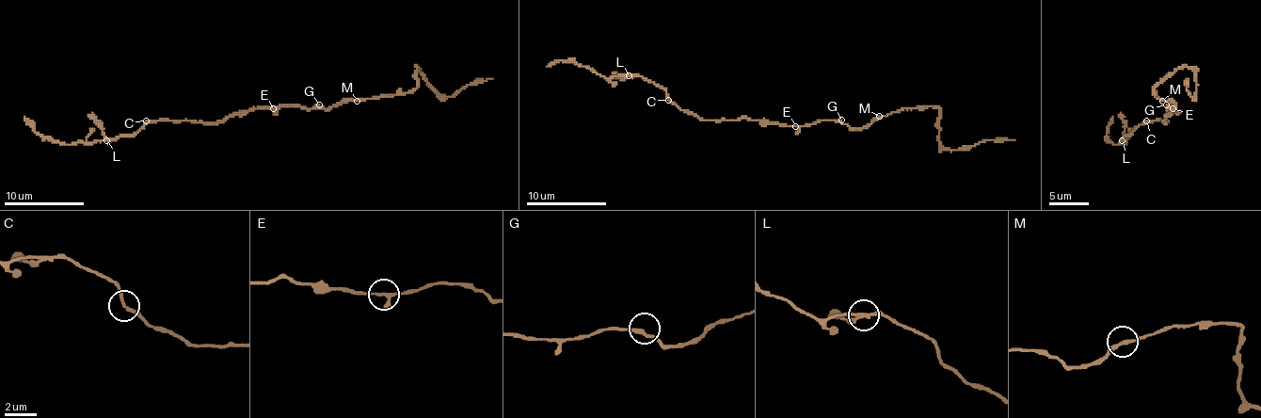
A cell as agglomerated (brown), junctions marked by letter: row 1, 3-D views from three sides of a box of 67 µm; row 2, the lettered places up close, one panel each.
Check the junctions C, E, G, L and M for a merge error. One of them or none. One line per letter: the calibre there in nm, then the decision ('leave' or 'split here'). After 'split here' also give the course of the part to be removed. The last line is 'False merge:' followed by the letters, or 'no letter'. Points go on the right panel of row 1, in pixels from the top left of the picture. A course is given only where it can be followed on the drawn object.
C: 220 nm | leave
E: 200 nm | leave
G: 240 nm | leave
L: 180 nm | split here | (1123, 140), (1125, 126), (1121, 112)
M: 240 nm | leave
False merge: L

